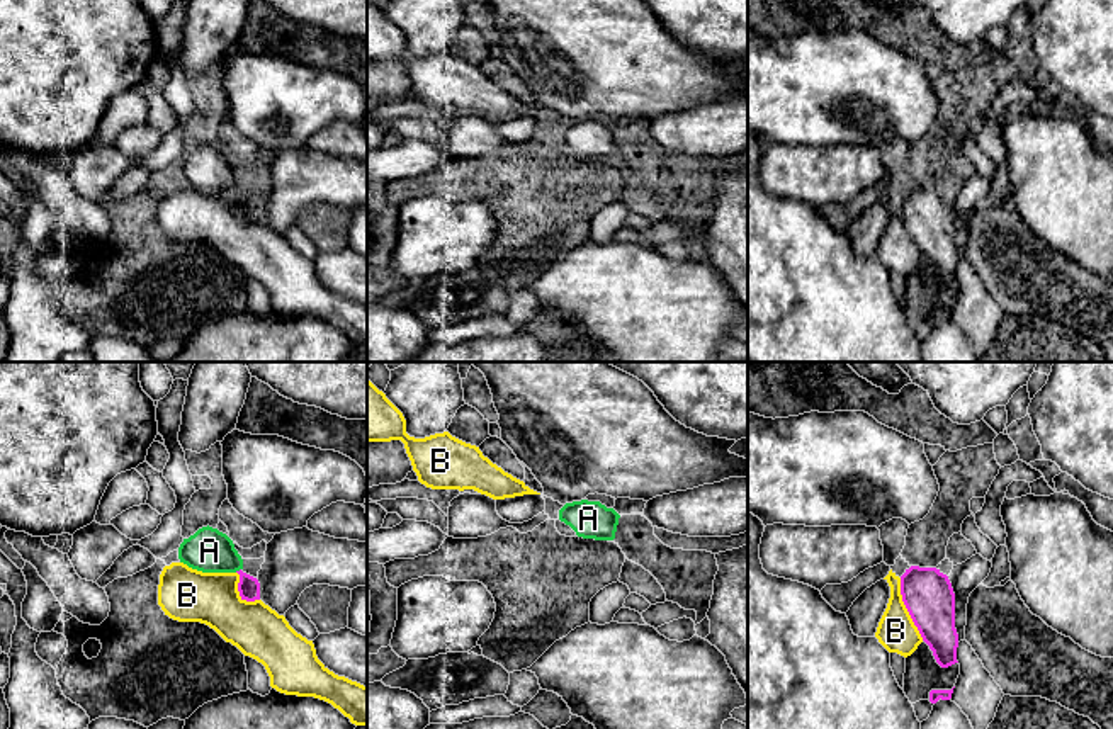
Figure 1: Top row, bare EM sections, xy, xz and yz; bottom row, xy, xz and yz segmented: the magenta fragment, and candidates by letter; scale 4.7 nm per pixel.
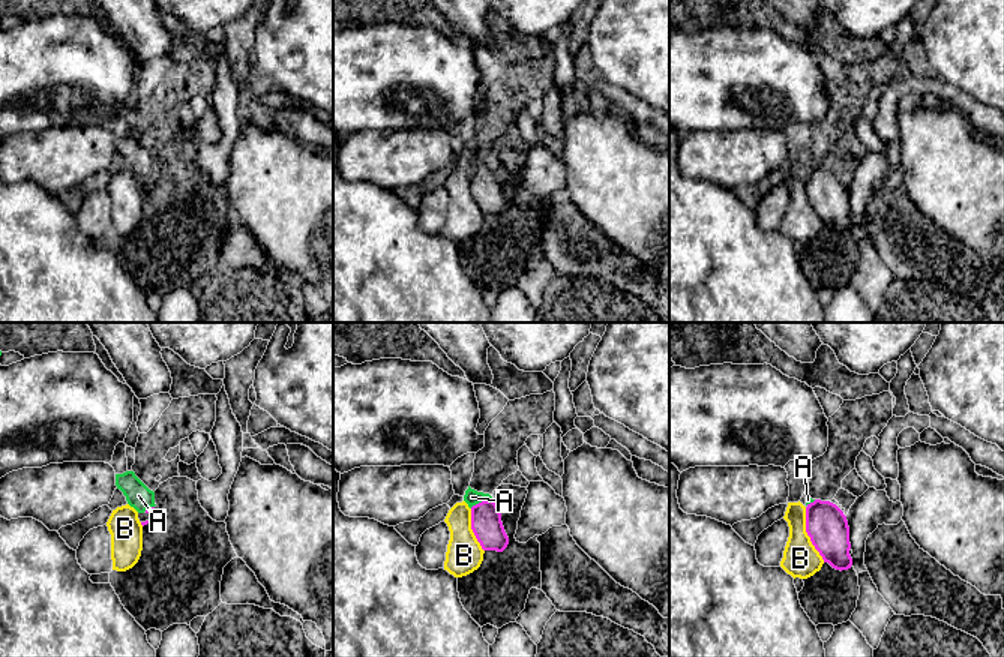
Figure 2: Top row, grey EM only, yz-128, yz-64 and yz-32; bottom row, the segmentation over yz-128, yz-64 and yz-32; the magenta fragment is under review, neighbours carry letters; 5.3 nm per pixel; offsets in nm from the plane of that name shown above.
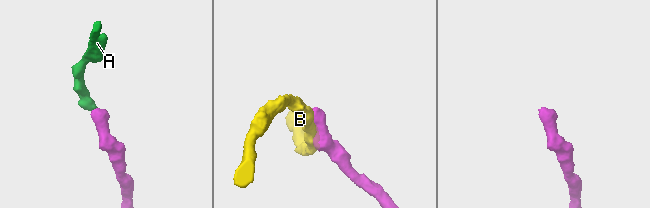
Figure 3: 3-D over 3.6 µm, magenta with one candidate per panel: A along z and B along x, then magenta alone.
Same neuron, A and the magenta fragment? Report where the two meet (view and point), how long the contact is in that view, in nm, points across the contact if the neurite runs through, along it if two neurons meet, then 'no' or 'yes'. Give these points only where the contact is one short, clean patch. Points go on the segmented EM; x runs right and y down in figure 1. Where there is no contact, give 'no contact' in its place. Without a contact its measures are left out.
contact xy (237, 571); length 40 nm; way xy (248, 587), (237, 571), (221, 556), (209, 551); yes

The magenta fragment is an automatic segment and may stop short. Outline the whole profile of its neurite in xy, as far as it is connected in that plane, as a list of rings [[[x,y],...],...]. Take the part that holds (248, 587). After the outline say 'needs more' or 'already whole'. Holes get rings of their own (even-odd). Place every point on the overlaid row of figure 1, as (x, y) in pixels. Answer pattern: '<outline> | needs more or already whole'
[[[202,527],[178,547],[180,562],[202,573],[238,573],[238,591],[241,600],[260,600],[260,583],[243,573],[243,559],[234,549],[233,540],[212,527]]] | needs more

